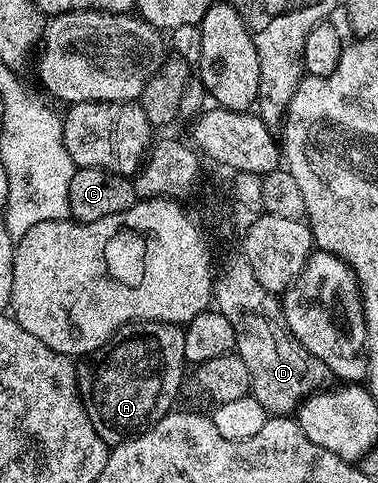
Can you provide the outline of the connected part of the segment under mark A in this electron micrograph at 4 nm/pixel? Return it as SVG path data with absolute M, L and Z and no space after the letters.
M135 321L126 325L115 340L105 348L92 354L93 370L89 373L88 411L91 427L95 427L95 435L103 439L107 446L121 445L140 433L145 433L159 419L163 419L174 408L177 392L181 389L181 380L187 377L187 362L183 343L185 331L177 325L169 325L166 321Z

